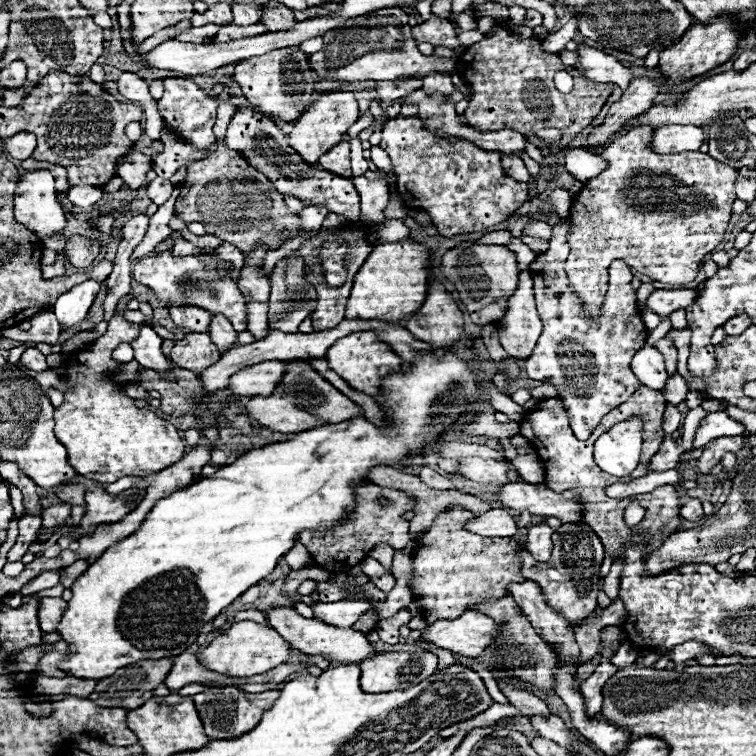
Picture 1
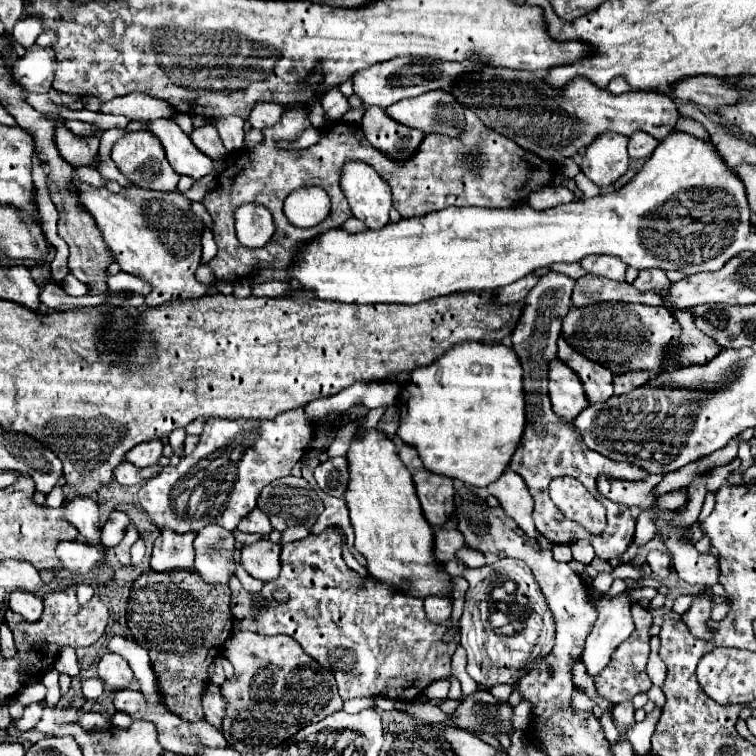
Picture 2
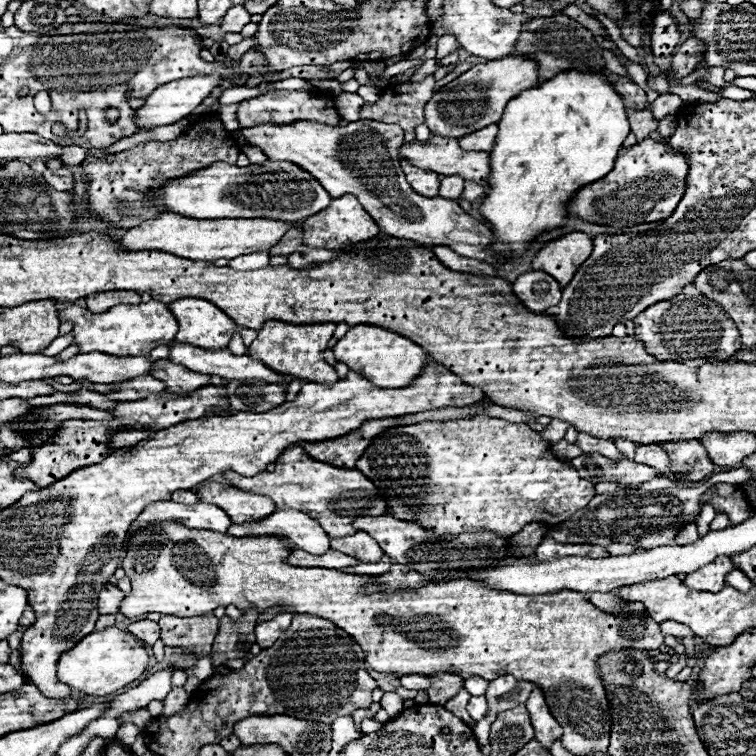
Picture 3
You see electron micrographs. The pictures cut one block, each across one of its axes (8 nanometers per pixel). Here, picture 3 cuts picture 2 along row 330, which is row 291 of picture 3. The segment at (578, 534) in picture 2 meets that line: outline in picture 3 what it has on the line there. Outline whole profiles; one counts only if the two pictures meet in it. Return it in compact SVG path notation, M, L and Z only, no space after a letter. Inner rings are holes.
M540 270L528 272L520 276L514 284L516 298L530 310L530 312L544 312L550 306L560 302L560 286L558 282Z

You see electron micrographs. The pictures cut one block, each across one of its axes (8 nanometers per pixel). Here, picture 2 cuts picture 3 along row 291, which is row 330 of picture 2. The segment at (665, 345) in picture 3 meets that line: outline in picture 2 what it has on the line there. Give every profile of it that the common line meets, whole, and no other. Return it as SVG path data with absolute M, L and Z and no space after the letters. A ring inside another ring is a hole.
M678 310L678 312L674 312L674 316L678 318L678 322L682 326L680 352L674 356L674 358L678 358L680 366L706 364L720 352L720 346L710 336L696 330L696 326L692 322L692 314L688 310Z

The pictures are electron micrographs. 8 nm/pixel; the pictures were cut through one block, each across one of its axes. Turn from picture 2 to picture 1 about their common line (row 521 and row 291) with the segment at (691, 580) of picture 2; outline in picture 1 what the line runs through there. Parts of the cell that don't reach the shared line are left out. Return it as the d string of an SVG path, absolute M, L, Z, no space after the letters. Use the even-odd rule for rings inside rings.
M694 288L684 290L654 290L648 300L644 302L646 310L656 312L660 318L668 318L672 312L692 306L698 298L698 292Z

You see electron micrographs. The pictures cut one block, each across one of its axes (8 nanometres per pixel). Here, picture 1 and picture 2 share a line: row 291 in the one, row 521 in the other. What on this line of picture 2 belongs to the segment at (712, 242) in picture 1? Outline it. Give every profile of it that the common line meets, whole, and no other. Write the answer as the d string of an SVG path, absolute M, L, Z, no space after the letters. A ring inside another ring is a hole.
M554 478L550 484L550 498L568 520L584 526L592 536L604 532L604 506L576 478Z

